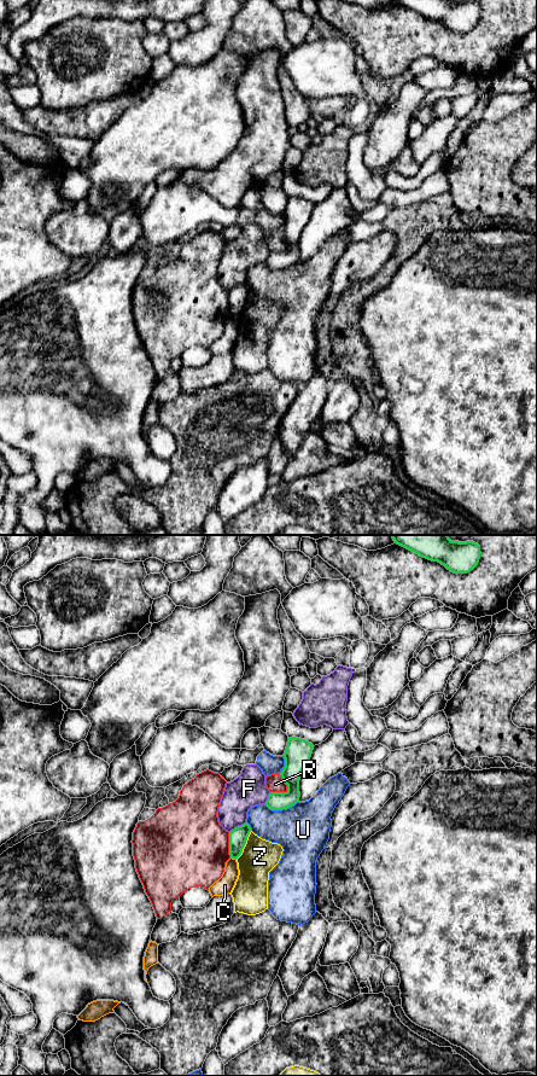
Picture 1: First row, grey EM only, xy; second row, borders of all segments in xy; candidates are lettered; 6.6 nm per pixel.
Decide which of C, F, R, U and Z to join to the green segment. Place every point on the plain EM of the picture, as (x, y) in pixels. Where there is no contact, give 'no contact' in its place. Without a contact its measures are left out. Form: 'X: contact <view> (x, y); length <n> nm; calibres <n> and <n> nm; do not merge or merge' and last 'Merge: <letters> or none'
C: contact xy (233, 317); length 50 nm; calibres 120 and 120 nm; do not merge
F: contact xy (238, 285); length 130 nm; calibres 120 and 220 nm; do not merge
R: contact xy (287, 249); length 140 nm; calibres 180 and 110 nm; do not merge
U: contact xy (281, 268); length 240 nm; calibres 130 and 360 nm; do not merge
Z: contact xy (244, 304); length 220 nm; calibres 120 and 240 nm; do not merge
Merge: none

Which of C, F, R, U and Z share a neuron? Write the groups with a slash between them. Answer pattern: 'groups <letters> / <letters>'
groups C / F / R / U / Z

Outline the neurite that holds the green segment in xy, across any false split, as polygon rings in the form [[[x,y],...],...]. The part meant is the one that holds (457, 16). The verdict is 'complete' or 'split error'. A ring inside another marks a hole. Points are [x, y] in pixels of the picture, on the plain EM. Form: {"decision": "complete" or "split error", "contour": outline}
{"decision": "complete", "contour": [[[395,0],[395,2],[432,21],[438,21],[454,33],[467,33],[480,18],[480,5],[473,0]]]}

